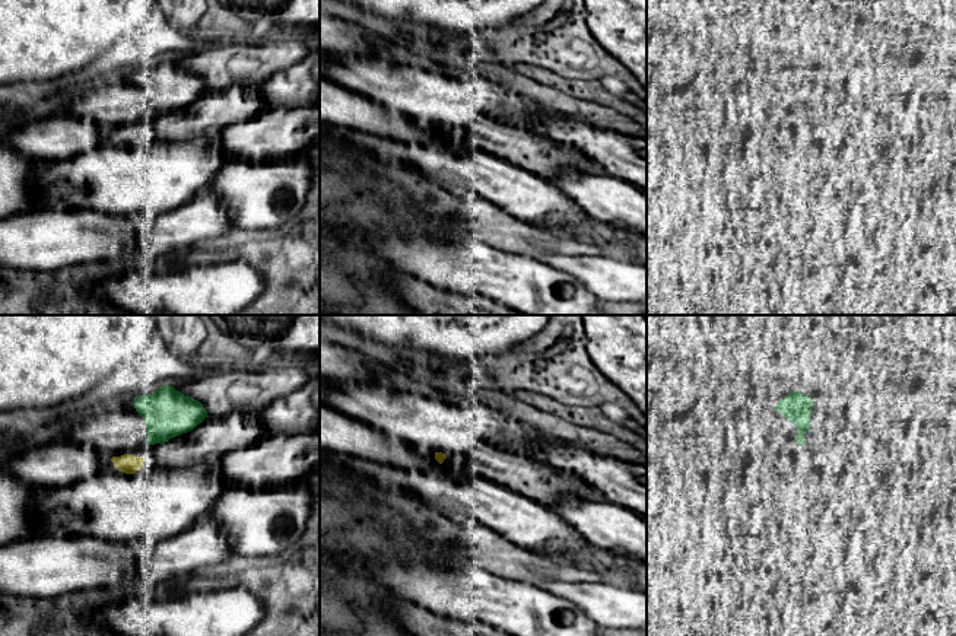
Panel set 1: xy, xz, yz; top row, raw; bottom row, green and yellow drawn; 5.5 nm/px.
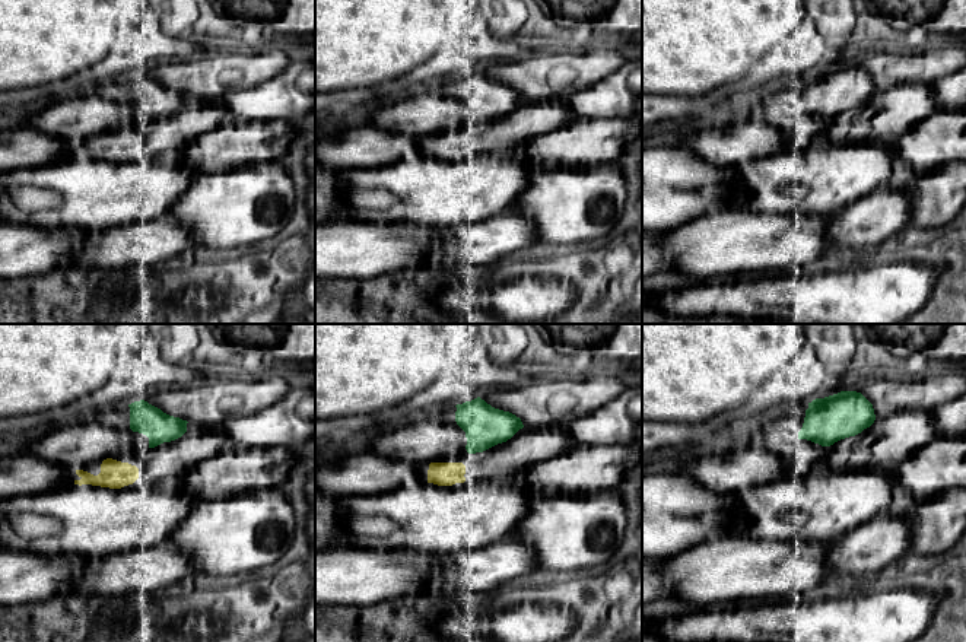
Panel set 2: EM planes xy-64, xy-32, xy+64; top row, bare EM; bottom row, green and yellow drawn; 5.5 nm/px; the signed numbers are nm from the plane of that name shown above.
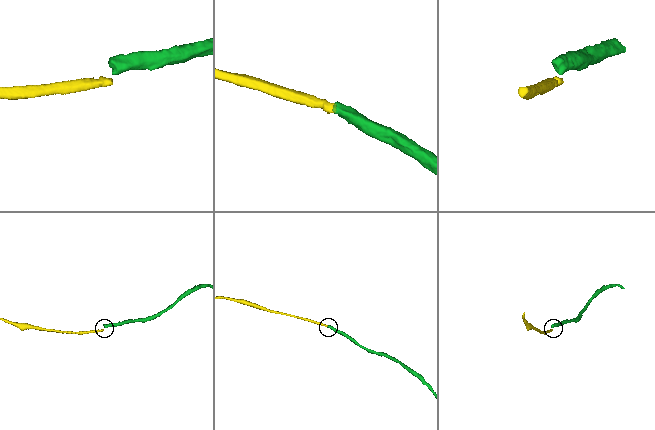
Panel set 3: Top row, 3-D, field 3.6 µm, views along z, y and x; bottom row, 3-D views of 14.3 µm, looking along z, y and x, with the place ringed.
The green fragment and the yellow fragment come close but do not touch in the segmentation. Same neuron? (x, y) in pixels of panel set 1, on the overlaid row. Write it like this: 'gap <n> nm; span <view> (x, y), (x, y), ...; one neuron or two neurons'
gap 80 nm; span xy (148, 444), (140, 457); two neurons

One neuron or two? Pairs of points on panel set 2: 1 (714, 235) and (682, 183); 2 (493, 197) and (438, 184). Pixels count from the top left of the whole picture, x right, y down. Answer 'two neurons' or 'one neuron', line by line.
1: two neurons
2: one neuron

